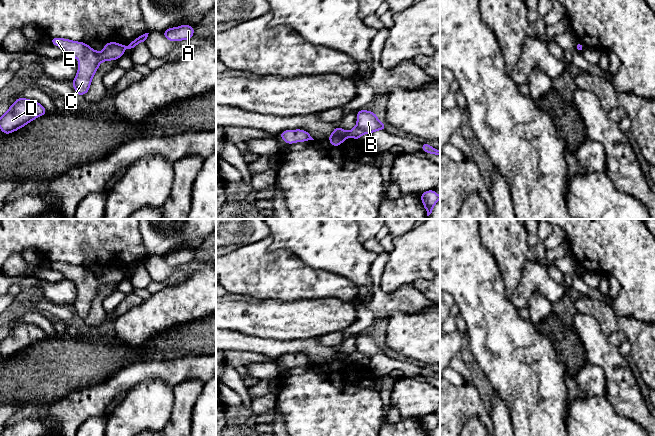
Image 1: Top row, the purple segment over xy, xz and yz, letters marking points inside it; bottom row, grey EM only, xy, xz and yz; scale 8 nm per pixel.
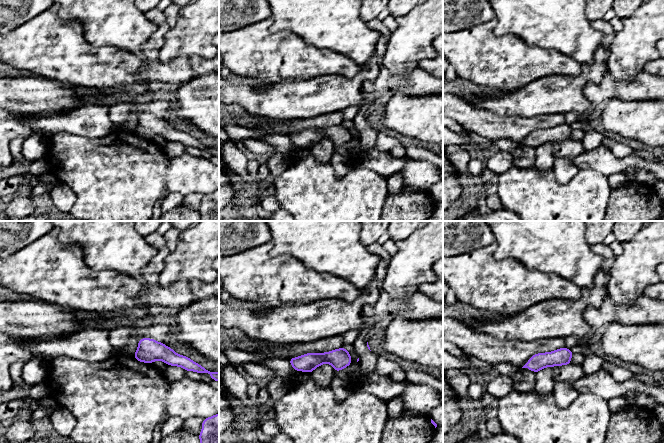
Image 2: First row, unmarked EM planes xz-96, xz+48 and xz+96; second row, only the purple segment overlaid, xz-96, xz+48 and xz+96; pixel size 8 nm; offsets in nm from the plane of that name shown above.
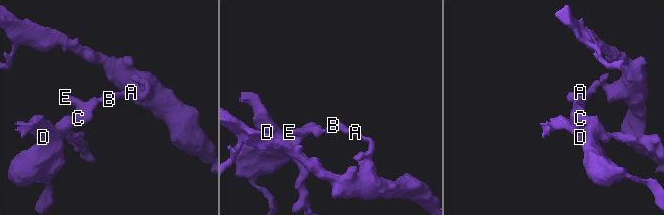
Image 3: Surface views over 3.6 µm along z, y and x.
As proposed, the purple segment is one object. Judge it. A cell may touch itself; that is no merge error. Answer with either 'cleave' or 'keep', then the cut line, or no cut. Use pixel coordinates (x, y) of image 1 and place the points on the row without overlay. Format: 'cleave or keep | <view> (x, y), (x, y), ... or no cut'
cleave | xz (347, 355), (350, 360)

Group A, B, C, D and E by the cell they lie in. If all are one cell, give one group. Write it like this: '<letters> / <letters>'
A B / C D E

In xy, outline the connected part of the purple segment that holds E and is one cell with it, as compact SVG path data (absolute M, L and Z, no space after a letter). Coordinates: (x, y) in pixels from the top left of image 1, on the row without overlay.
M59 261L51 263L51 268L59 270L66 279L79 284L78 296L72 306L77 319L85 319L88 316L91 304L101 286L120 282L126 273L125 269L110 266L104 269L103 275L97 276L83 266Z

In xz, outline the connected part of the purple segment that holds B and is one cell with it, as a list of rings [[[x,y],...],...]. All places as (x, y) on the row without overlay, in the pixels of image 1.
[[[359,334],[357,336],[357,348],[356,350],[348,355],[350,361],[359,363],[365,357],[373,357],[377,354],[385,354],[387,349],[382,348],[377,339],[368,334]]]

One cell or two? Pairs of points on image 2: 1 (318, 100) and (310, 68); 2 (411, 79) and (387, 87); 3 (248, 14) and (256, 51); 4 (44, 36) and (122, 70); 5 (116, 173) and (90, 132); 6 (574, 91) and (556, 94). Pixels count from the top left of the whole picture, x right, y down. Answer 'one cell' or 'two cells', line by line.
1: two cells
2: one cell
3: two cells
4: one cell
5: two cells
6: one cell

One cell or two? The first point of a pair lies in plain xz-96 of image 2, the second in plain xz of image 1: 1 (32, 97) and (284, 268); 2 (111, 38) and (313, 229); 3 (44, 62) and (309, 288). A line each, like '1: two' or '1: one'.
1: two
2: one
3: one

